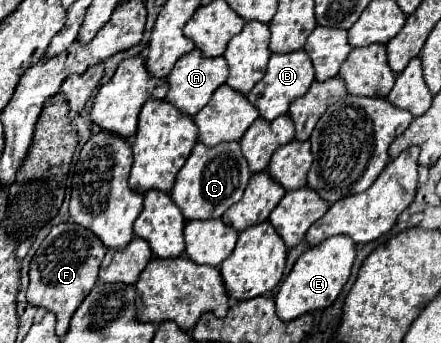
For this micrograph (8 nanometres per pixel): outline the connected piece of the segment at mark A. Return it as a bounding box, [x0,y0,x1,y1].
[165,48,227,116]

